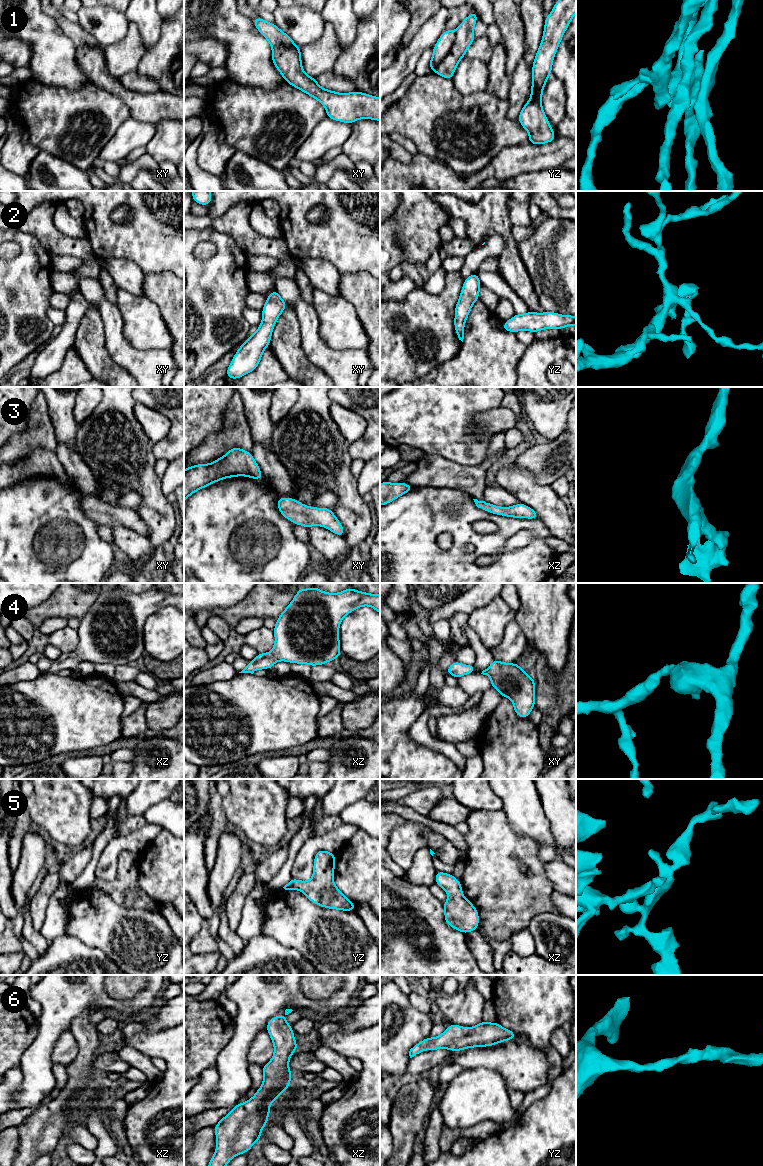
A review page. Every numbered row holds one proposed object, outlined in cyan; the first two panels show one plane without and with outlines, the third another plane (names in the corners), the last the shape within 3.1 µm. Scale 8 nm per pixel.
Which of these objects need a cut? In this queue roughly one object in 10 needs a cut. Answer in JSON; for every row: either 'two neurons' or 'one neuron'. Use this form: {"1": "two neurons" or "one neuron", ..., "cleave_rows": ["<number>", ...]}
{"1": "one neuron", "2": "one neuron", "3": "one neuron", "4": "one neuron", "5": "one neuron", "6": "one neuron", "cleave_rows": []}

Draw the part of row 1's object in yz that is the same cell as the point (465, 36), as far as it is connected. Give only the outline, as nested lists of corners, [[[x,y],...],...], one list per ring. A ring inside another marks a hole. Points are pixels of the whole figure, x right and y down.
[[[476,12],[470,13],[456,31],[445,30],[433,47],[433,55],[429,62],[431,71],[439,76],[452,80],[460,60],[475,40],[474,27],[478,19]]]

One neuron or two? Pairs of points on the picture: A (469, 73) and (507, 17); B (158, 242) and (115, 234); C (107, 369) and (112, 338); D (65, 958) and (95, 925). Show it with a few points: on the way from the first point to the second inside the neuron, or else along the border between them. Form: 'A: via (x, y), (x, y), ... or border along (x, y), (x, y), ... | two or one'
A: border along (488, 64), (488, 85), (486, 87) | two
B: via (147, 240), (126, 240) | one
C: border along (104, 332), (106, 347), (110, 357), (126, 371) | two
D: border along (65, 933), (75, 936), (85, 944), (101, 950) | two

